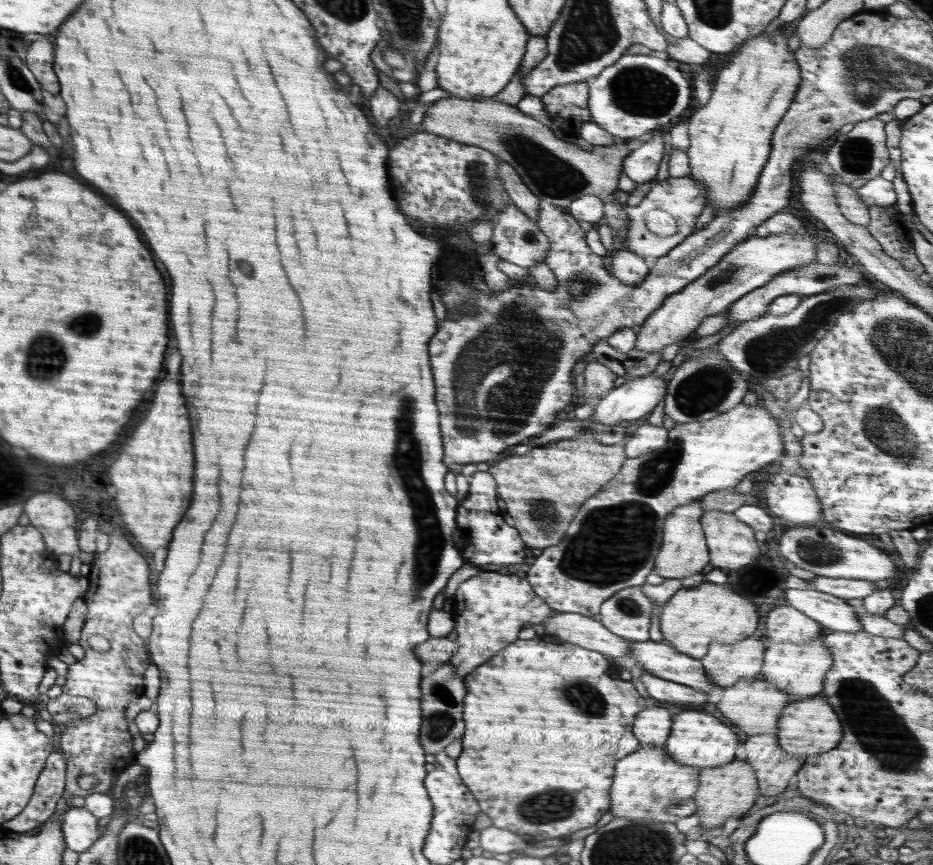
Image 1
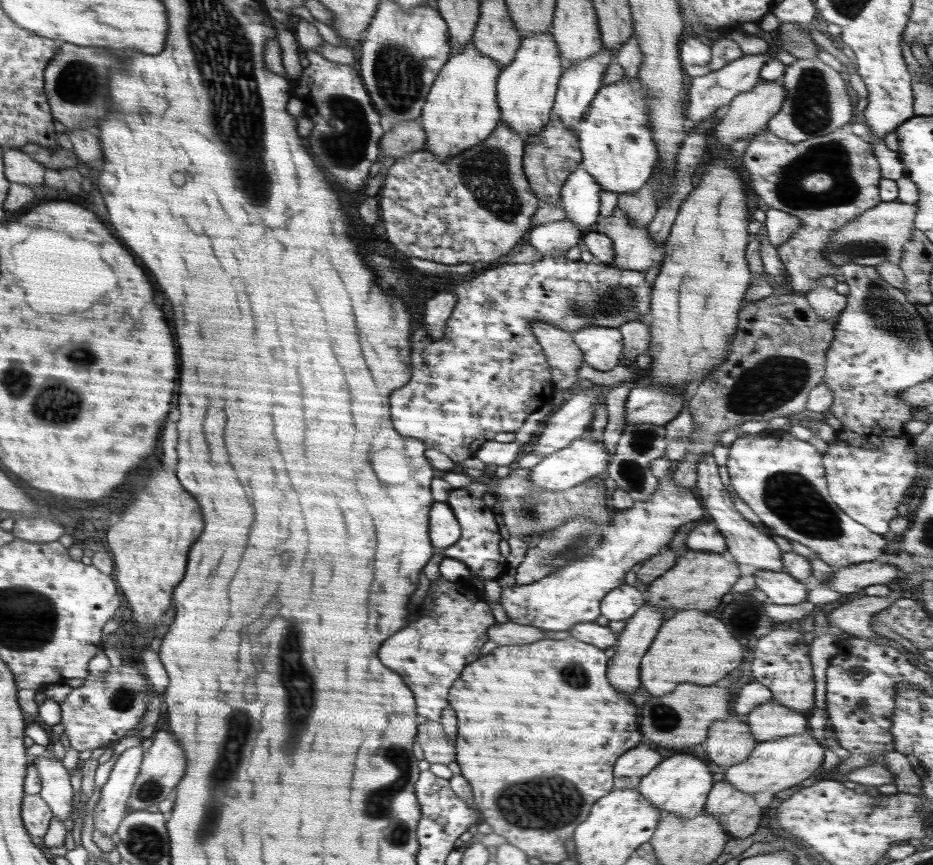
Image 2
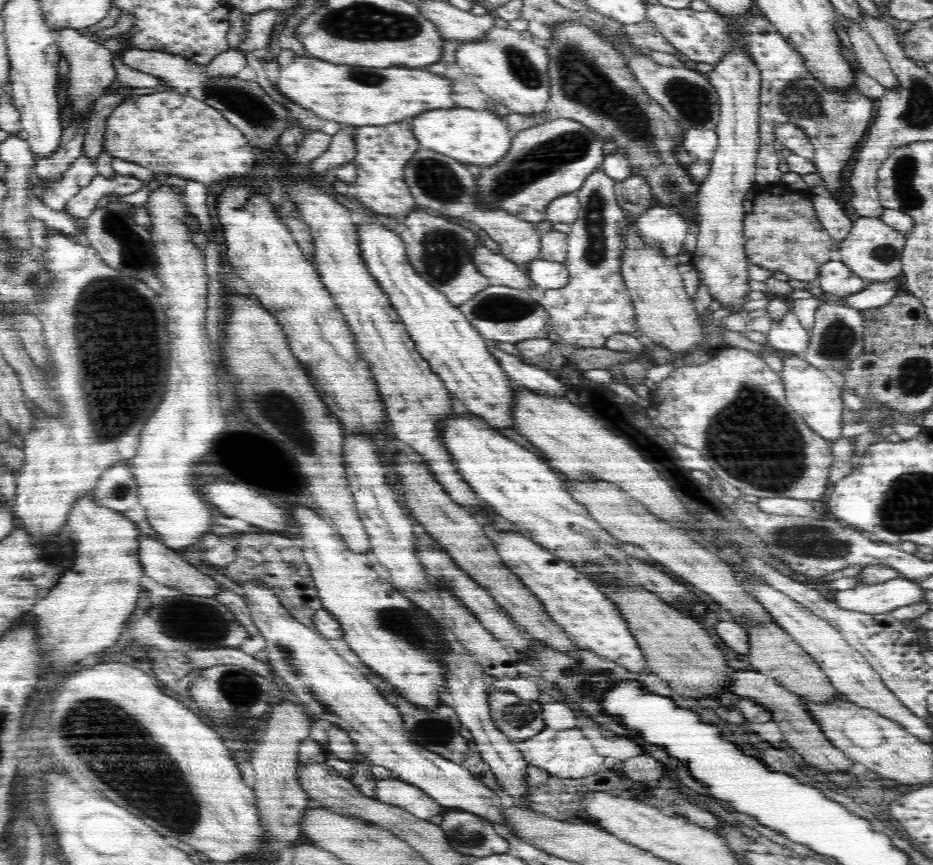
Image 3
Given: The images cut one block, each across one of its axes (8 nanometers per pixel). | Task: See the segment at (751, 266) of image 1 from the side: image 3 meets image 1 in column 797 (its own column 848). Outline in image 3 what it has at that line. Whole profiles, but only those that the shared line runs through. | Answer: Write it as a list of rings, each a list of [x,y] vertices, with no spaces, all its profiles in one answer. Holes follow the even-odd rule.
[[[858,217],[848,237],[840,243],[842,263],[856,276],[871,283],[897,277],[902,271],[902,253],[906,238],[879,217]]]

